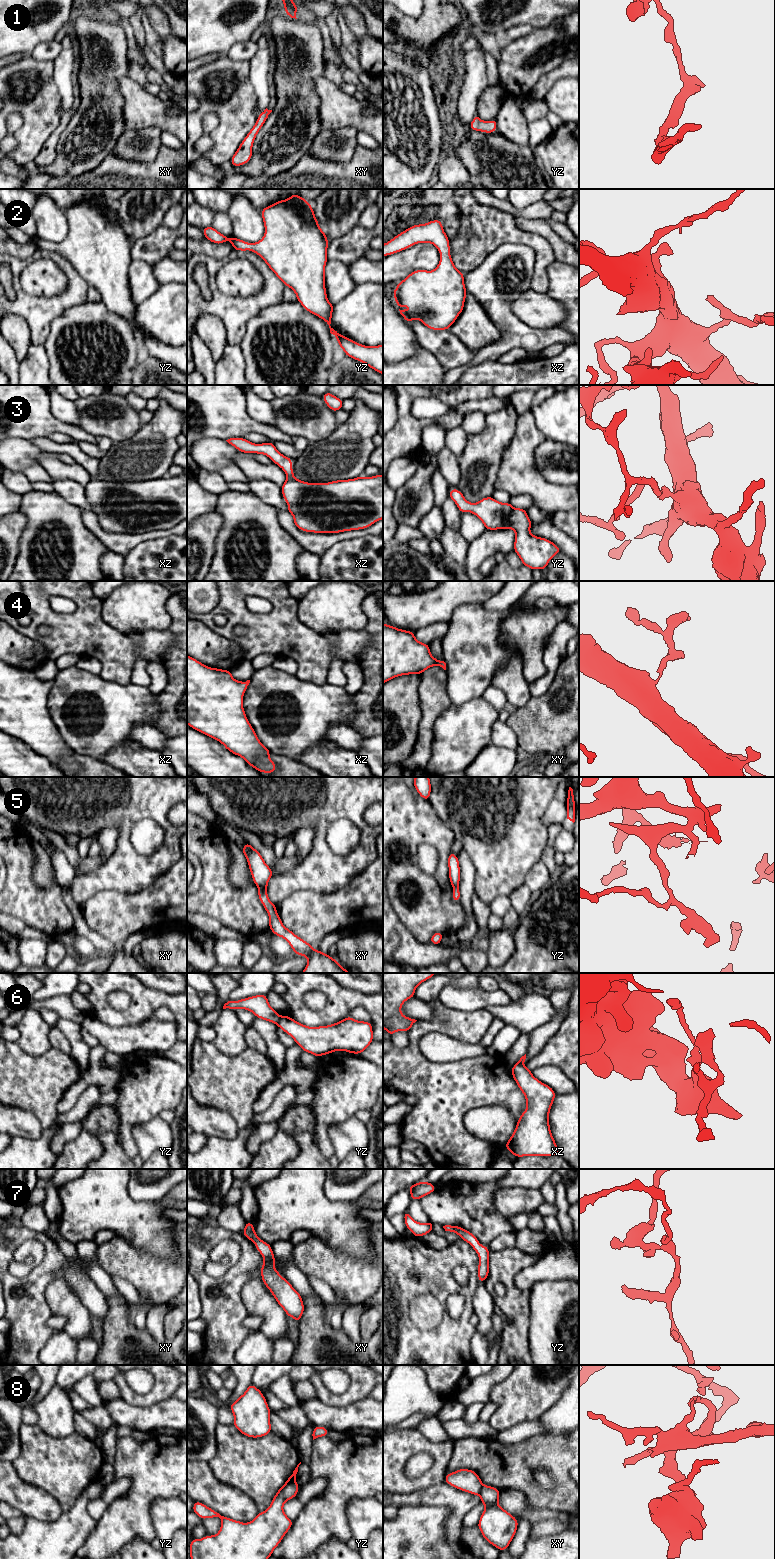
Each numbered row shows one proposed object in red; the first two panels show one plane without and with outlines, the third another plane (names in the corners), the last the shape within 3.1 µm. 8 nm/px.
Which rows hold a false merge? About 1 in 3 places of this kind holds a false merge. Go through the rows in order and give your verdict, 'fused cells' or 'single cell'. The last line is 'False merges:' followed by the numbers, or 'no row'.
1: single cell
2: single cell
3: single cell
4: single cell
5: single cell
6: fused cells
7: single cell
8: fused cells
False merges: 6, 8

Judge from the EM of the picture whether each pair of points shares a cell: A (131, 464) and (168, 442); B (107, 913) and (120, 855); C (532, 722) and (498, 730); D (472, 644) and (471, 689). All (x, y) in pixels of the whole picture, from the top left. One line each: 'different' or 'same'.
A: same
B: different
C: different
D: same

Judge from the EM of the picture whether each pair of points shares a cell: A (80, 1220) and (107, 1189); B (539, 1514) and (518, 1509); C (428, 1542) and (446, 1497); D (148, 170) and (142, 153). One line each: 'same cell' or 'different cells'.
A: same cell
B: same cell
C: different cells
D: different cells

